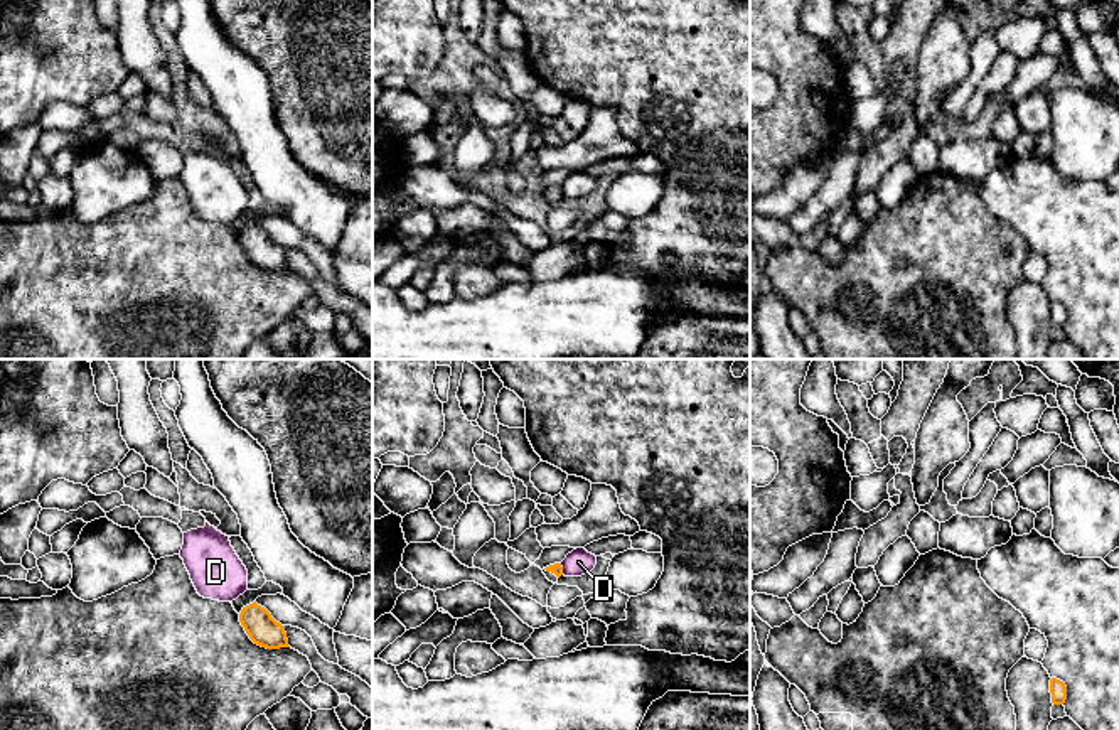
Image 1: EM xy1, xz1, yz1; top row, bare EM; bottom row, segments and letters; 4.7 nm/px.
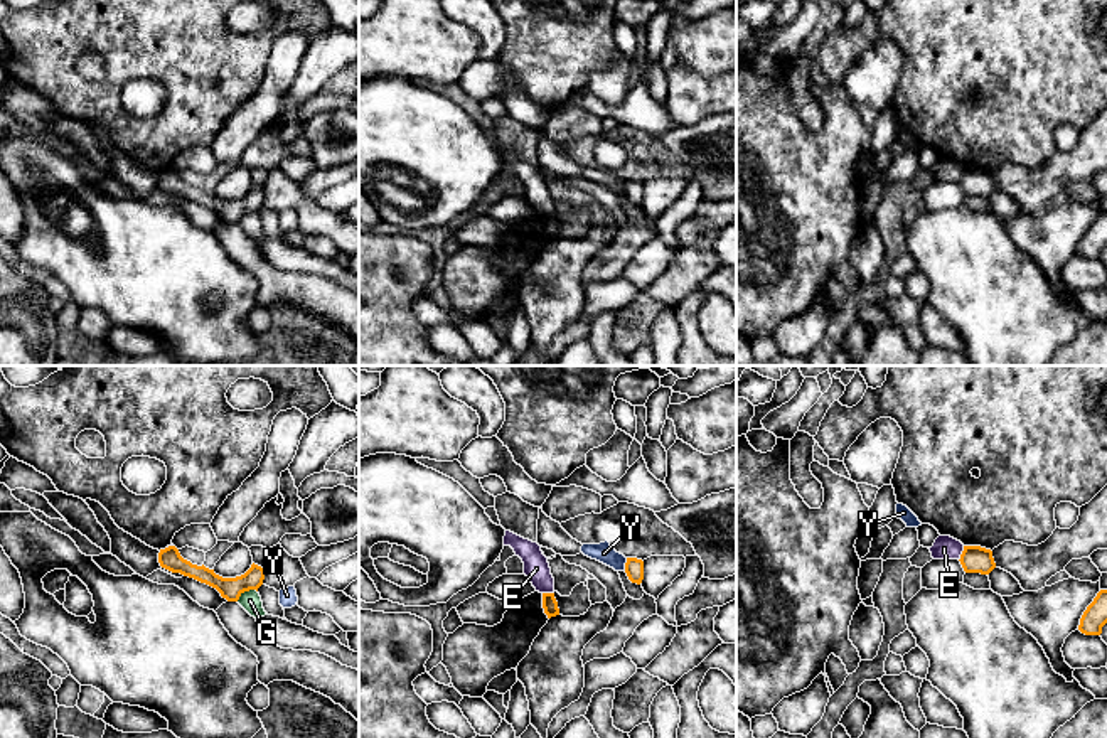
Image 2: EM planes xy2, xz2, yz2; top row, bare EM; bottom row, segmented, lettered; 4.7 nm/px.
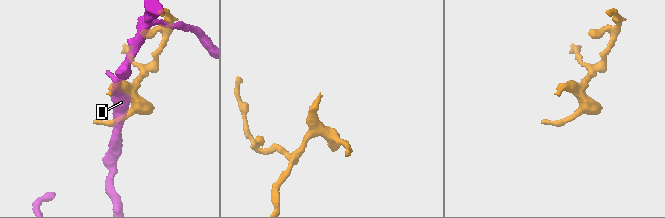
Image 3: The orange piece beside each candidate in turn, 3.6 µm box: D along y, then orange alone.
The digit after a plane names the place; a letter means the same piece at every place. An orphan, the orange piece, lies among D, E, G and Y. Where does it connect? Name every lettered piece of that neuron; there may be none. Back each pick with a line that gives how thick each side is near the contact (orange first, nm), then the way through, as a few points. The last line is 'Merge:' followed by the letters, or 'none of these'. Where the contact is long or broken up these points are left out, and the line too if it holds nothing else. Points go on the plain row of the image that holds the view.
Merge: none of these

